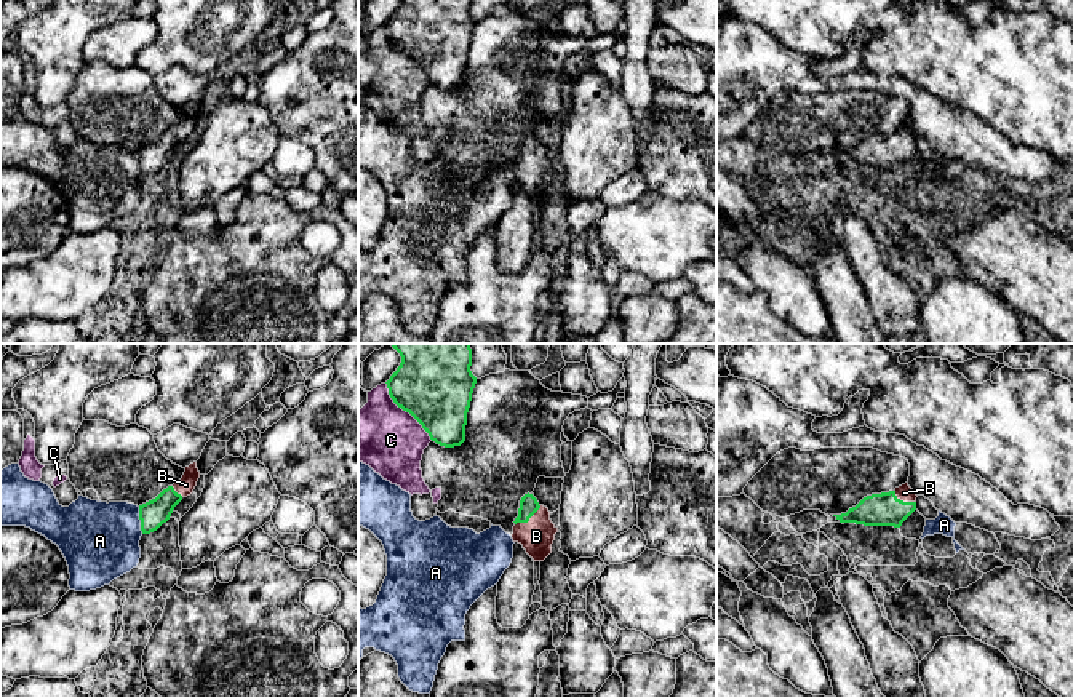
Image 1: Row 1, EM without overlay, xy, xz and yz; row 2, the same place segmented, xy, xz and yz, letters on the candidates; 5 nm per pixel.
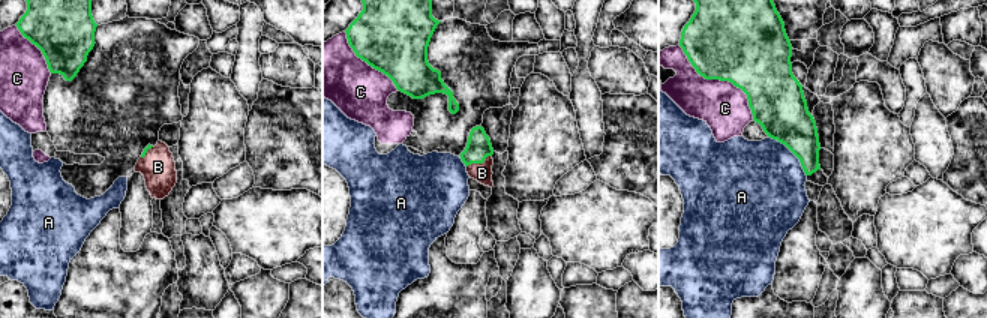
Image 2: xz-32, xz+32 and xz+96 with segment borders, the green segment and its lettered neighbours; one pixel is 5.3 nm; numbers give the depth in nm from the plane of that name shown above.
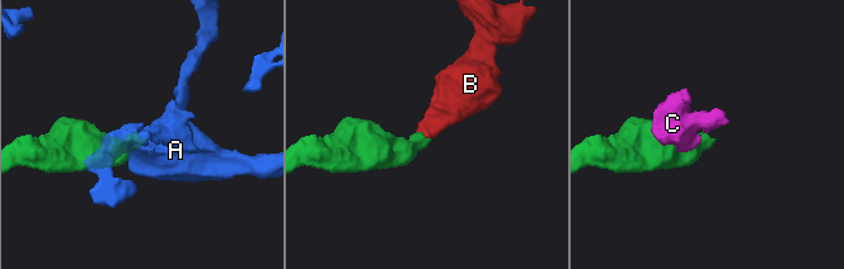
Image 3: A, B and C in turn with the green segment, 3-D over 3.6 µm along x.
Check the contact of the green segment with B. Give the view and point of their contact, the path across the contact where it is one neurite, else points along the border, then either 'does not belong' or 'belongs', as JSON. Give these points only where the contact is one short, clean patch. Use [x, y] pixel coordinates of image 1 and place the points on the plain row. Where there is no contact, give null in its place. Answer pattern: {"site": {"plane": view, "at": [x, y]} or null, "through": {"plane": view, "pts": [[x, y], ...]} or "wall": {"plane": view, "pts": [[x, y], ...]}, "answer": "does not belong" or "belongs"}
{"site": {"plane": "xz", "at": [528, 162]}, "through": {"plane": "xz", "pts": [[528, 147], [528, 162], [536, 178]]}, "answer": "belongs"}

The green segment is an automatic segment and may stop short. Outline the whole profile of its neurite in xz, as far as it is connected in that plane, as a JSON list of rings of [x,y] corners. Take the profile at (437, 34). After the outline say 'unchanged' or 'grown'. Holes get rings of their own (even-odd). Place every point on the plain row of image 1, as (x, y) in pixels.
[[[401,0],[400,8],[385,24],[393,45],[409,54],[445,90],[465,83],[467,54],[477,19],[470,13],[472,0]]]; unchanged

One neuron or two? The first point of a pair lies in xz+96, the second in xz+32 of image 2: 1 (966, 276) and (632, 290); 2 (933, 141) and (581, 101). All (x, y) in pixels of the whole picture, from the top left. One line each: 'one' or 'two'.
1: two
2: one

